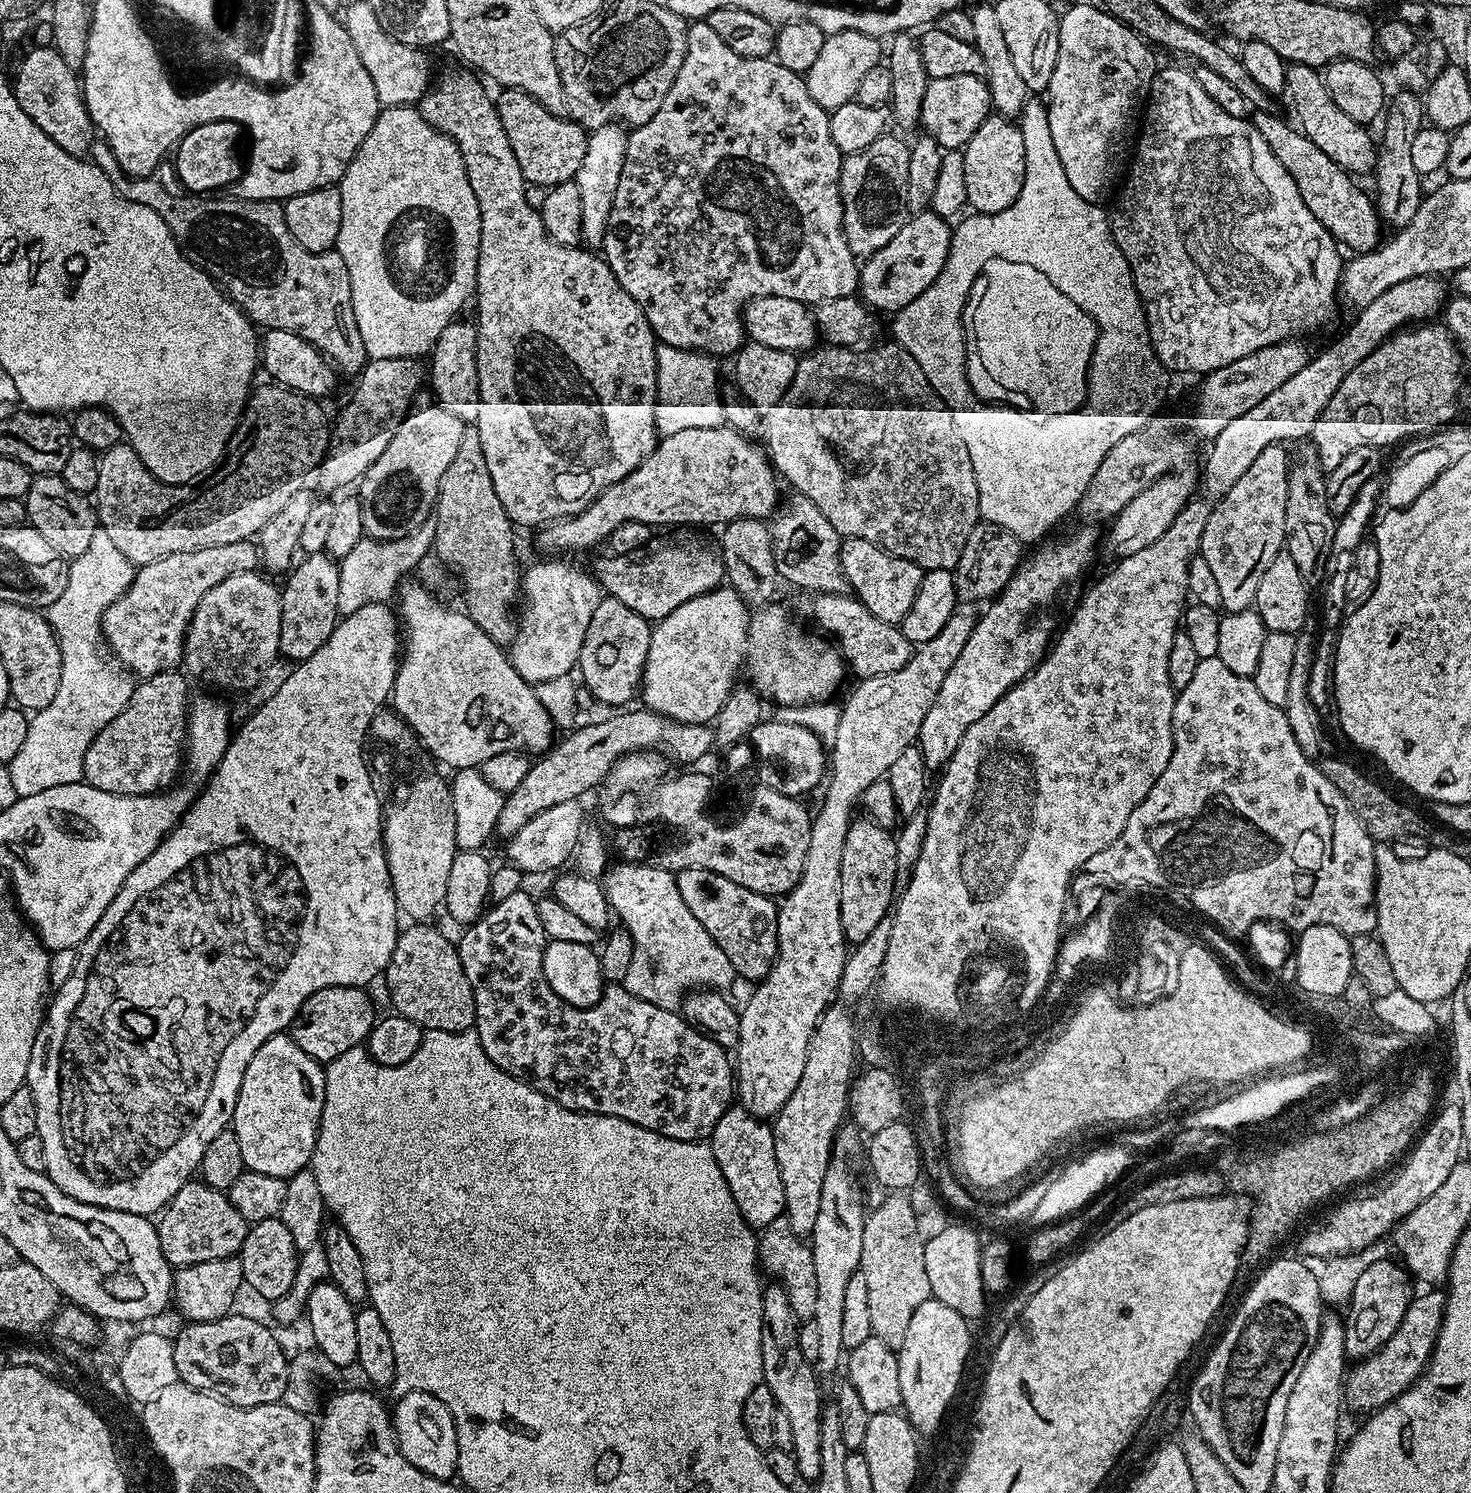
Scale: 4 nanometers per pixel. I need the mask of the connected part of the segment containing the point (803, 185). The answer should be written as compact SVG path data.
M689 23L688 41L686 42L686 54L682 62L682 70L678 70L678 78L674 78L674 86L670 86L670 94L666 94L658 114L654 114L654 118L650 118L650 122L631 129L628 138L628 149L626 150L626 162L622 166L622 178L618 182L618 190L614 190L614 206L610 210L610 222L608 223L602 249L604 259L607 260L610 270L618 278L618 282L626 290L626 294L630 294L630 298L634 298L634 302L638 302L638 306L642 306L642 310L652 327L652 333L655 334L657 341L661 345L682 348L686 351L707 353L712 358L719 358L718 356L724 356L727 352L738 351L740 343L745 343L746 333L743 314L750 300L757 300L759 296L781 296L782 298L794 298L803 304L815 306L834 298L857 295L860 287L861 265L858 263L856 255L850 250L850 246L844 237L844 211L842 210L842 198L840 197L842 154L838 150L838 146L834 146L834 138L830 138L828 113L829 109L818 106L818 102L814 102L814 98L810 98L808 81L801 73L786 70L786 66L777 64L775 59L772 58L746 58L742 54L734 54L734 50L730 50L730 46L726 46L726 42L722 42L722 38L718 38L718 34L714 34L714 30L710 30L708 23Z

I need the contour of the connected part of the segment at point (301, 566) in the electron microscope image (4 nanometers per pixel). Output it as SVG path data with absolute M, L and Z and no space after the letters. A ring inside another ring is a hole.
M327 552L307 553L287 573L280 593L282 630L280 631L280 656L299 662L310 658L318 646L330 638L338 623L338 578L340 566Z

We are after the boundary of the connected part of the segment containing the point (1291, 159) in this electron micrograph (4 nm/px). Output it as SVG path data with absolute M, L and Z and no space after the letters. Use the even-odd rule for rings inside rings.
M1276 114L1269 115L1267 120L1268 145L1294 178L1306 206L1310 206L1310 214L1314 214L1314 218L1318 218L1318 222L1322 222L1322 226L1326 226L1328 233L1345 249L1353 248L1351 251L1356 254L1375 252L1382 243L1382 221L1373 197L1369 193L1367 196L1352 181L1355 179L1326 154L1322 154L1322 150L1314 146L1314 142L1310 142L1310 138L1304 136L1303 132L1295 127L1292 129L1286 121L1279 120Z

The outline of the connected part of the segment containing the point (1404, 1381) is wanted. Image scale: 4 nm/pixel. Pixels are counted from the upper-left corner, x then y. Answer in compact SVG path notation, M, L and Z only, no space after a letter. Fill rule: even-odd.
M1424 1290L1410 1302L1406 1314L1402 1314L1402 1322L1398 1322L1398 1330L1390 1334L1390 1338L1374 1354L1364 1360L1357 1360L1347 1369L1344 1378L1343 1403L1357 1408L1363 1414L1371 1414L1386 1406L1394 1398L1402 1395L1413 1382L1424 1372L1432 1351L1436 1348L1438 1330L1444 1317L1443 1291Z

